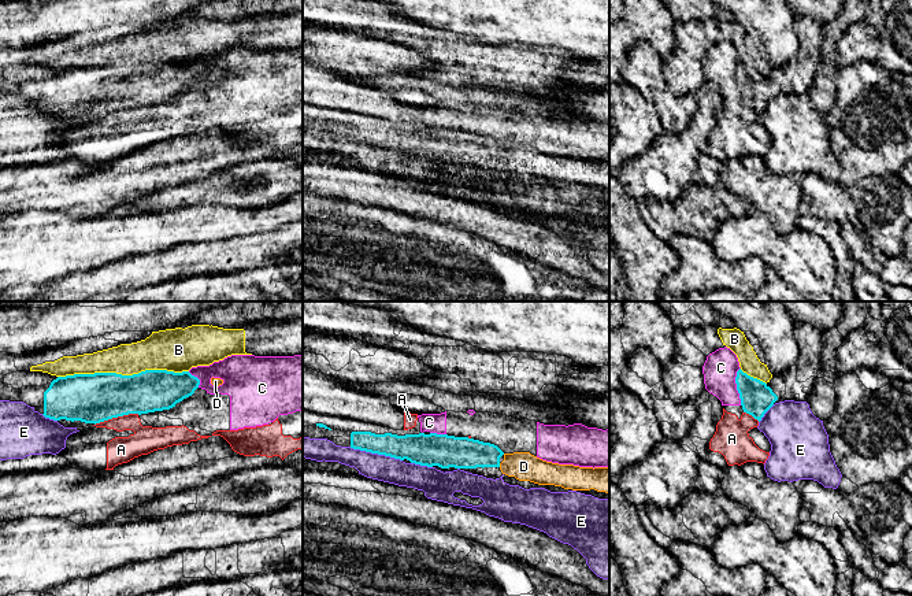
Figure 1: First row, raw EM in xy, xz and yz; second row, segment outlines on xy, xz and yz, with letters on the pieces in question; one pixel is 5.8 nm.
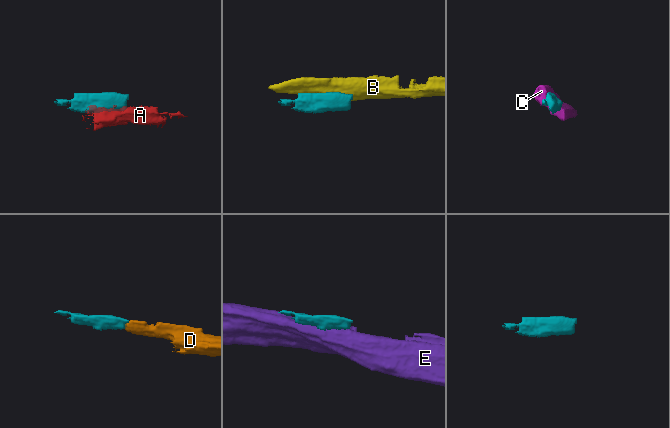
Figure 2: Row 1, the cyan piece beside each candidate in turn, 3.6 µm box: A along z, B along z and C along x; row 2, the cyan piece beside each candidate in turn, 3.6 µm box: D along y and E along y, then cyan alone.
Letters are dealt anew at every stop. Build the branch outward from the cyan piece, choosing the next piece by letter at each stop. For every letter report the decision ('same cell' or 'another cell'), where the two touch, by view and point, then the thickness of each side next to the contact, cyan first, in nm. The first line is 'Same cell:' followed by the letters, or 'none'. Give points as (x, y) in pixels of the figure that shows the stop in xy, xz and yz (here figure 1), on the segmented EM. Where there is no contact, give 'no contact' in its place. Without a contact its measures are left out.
Same cell: D
A: another cell | xy (117, 417) | 280/160 nm
B: another cell | xy (121, 374) | 280/200 nm
C: another cell | yz (737, 387) | 190/200 nm
D: same cell | xz (499, 465) | 190/170 nm
E: another cell | xz (375, 452) | 180/150 nm

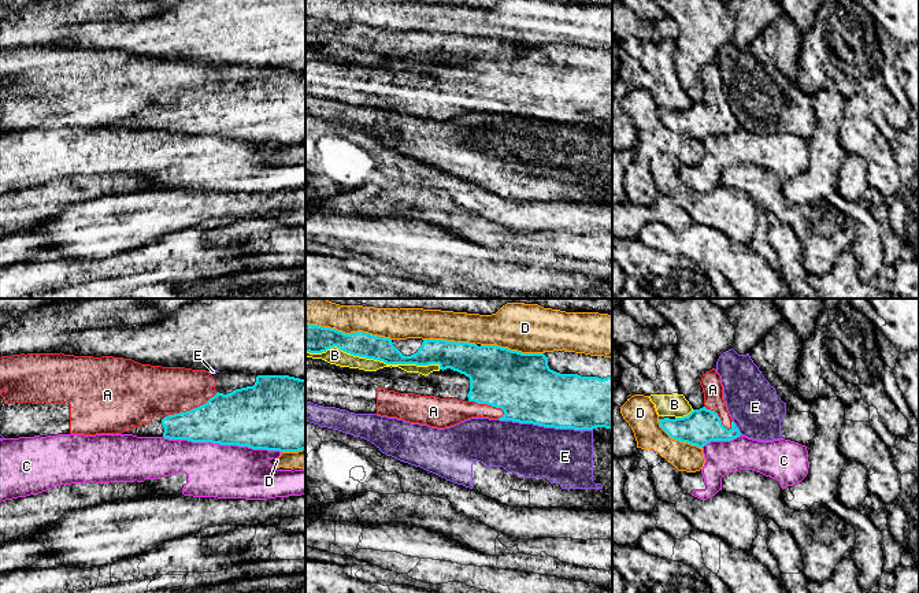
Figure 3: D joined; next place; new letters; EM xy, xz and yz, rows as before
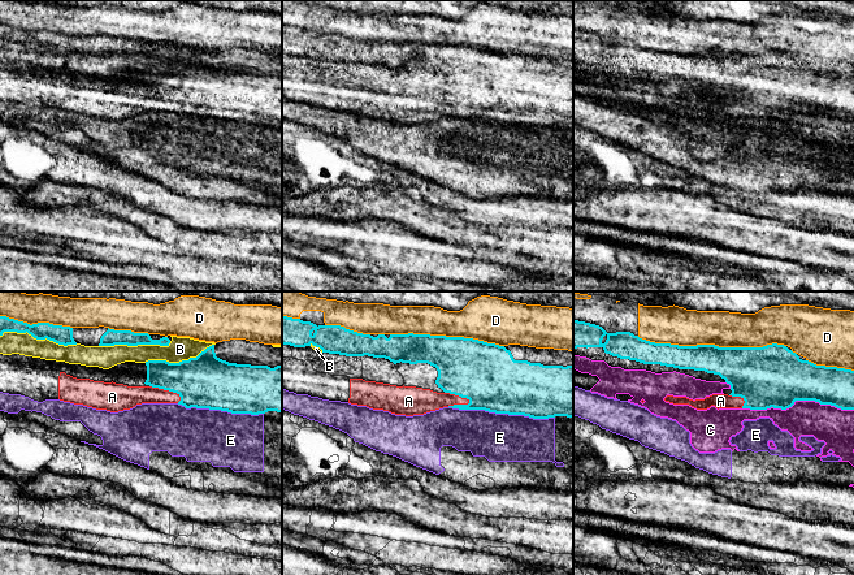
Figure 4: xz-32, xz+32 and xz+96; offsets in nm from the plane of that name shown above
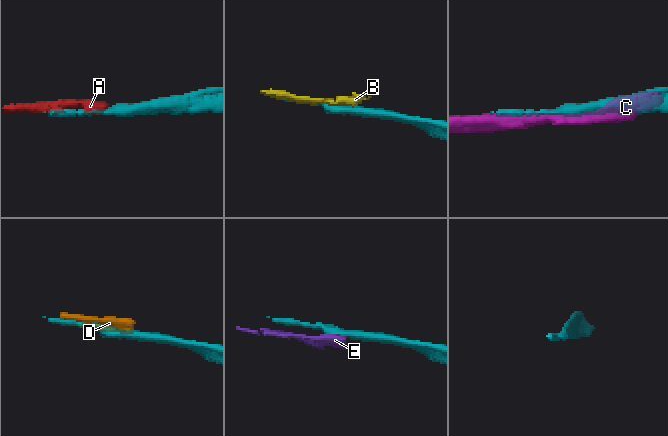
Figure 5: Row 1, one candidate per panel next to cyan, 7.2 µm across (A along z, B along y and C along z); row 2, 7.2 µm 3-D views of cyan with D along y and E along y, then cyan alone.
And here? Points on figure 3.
Same cell: none
A: another cell | xy (191, 410) | 300/300 nm
B: another cell | xz (374, 359) | 150/100 nm
C: another cell | xy (222, 444) | 360/320 nm
D: another cell | xz (348, 334) | 170/180 nm
E: another cell | xz (545, 426) | 380/320 nm

